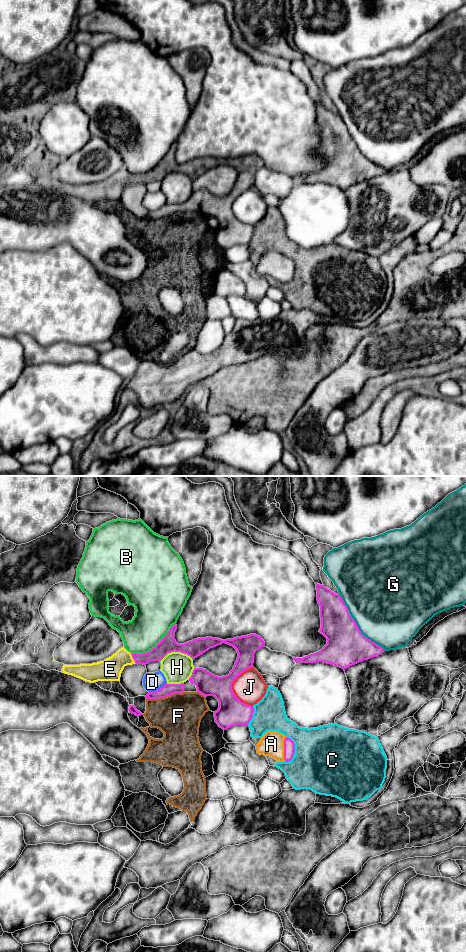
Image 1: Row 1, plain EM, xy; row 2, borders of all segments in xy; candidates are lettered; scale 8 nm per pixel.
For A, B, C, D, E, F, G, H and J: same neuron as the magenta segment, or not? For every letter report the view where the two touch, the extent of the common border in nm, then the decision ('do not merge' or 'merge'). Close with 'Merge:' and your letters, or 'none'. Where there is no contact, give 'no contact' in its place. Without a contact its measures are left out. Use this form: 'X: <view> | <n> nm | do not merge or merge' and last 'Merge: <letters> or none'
A: xy | 200 nm | merge
B: xy | 440 nm | do not merge
C: xy | 220 nm | do not merge
D: xy | 160 nm | do not merge
E: xy | 90 nm | merge
F: xy | 300 nm | do not merge
G: xy | 600 nm | do not merge
H: xy | 280 nm | do not merge
J: xy | 320 nm | do not merge
Merge: A, E

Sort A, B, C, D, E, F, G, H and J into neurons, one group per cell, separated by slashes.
A E / B / C / D / F / G / H / J

